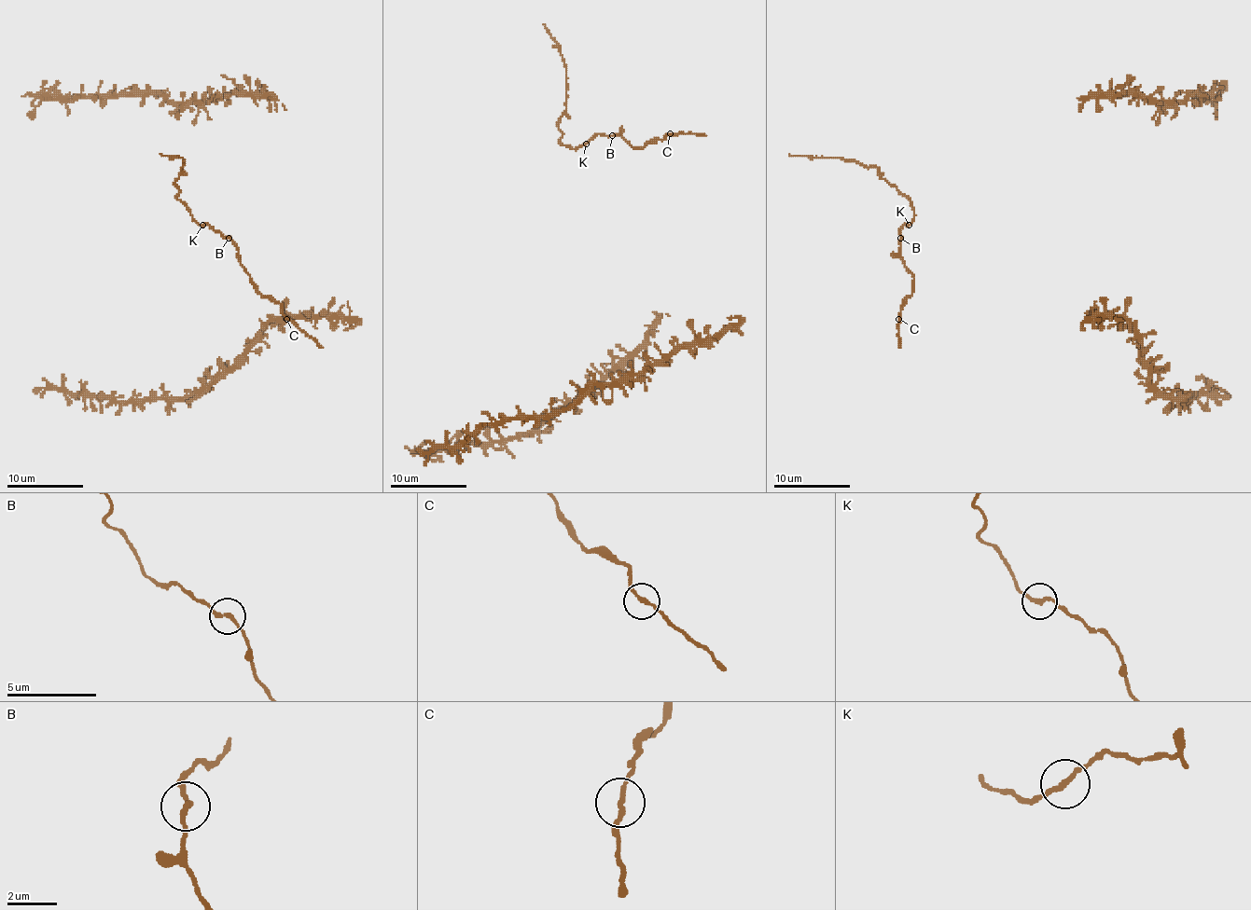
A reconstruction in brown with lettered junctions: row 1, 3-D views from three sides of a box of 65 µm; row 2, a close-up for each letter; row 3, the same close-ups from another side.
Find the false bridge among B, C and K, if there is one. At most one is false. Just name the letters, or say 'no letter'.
no letter

